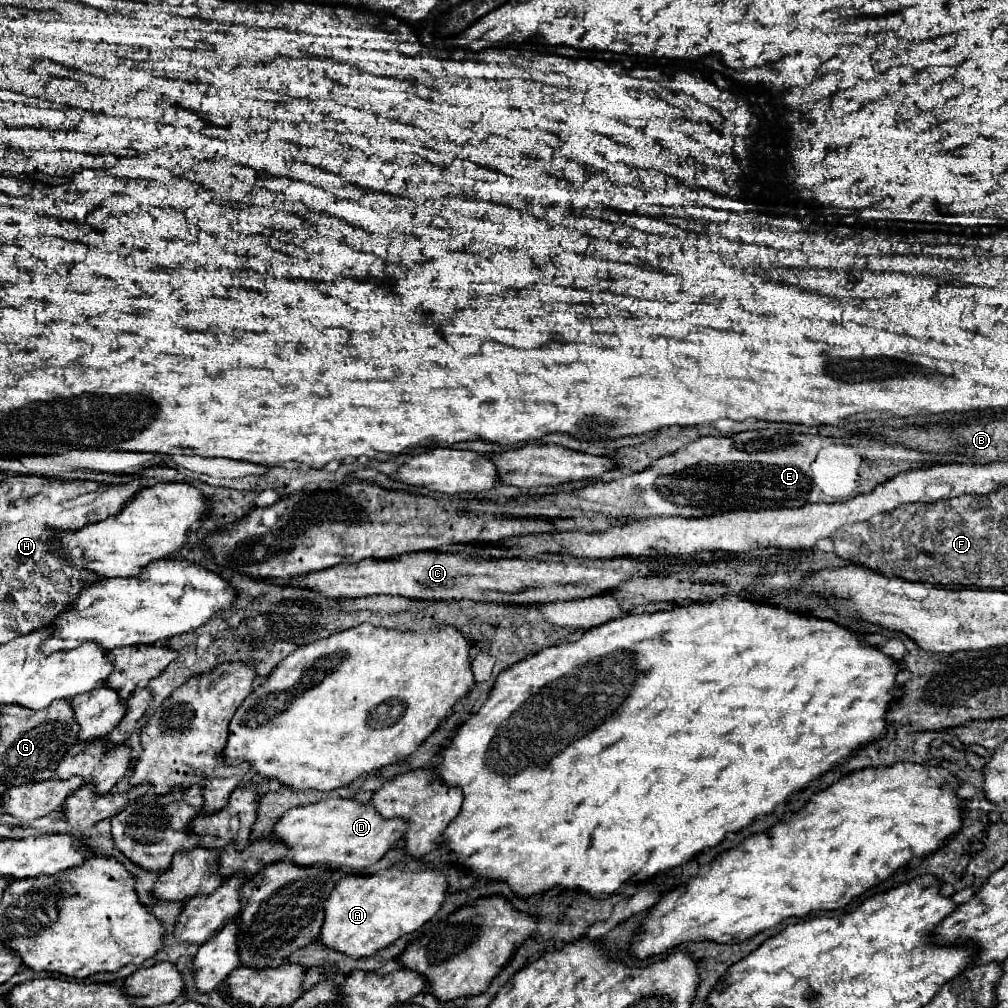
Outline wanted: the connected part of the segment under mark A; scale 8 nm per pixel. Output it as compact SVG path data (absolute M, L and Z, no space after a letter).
M392 864L376 874L346 874L326 900L326 916L320 942L352 958L372 956L404 934L424 926L442 906L448 894L448 876L438 868L406 870Z

